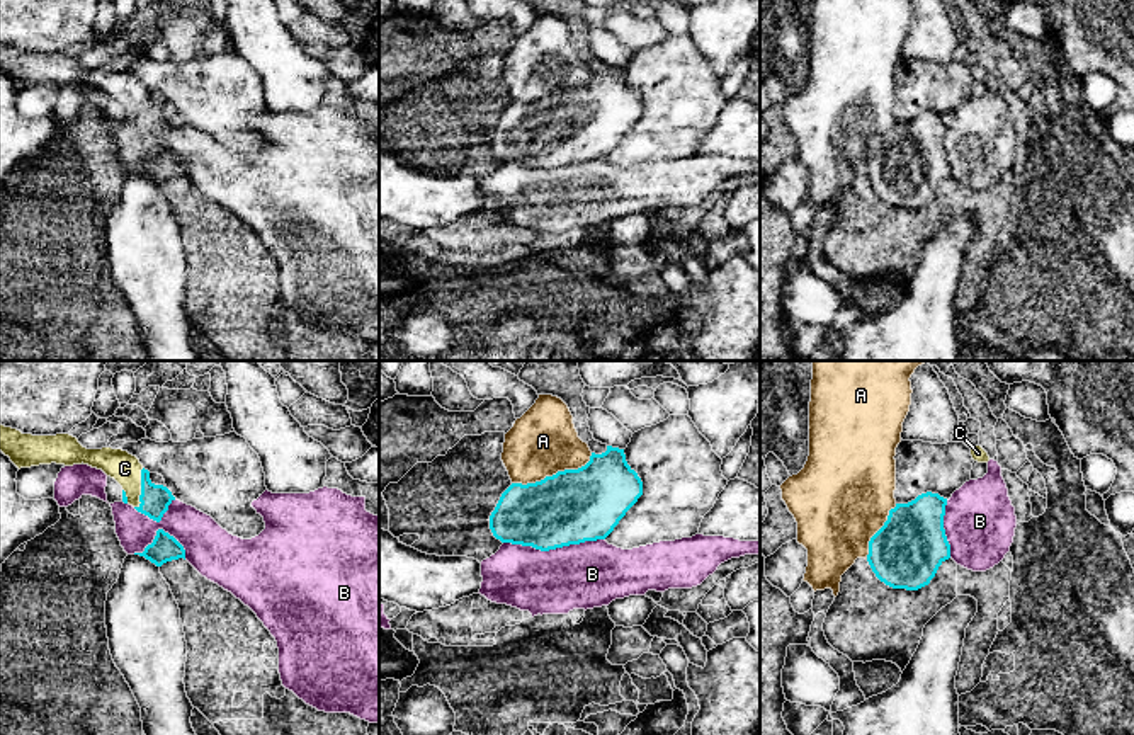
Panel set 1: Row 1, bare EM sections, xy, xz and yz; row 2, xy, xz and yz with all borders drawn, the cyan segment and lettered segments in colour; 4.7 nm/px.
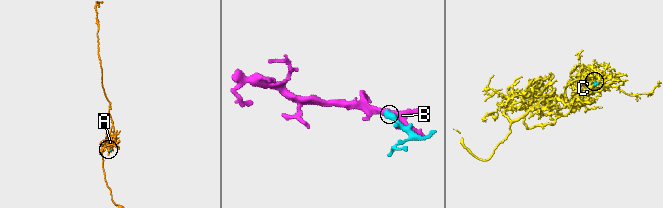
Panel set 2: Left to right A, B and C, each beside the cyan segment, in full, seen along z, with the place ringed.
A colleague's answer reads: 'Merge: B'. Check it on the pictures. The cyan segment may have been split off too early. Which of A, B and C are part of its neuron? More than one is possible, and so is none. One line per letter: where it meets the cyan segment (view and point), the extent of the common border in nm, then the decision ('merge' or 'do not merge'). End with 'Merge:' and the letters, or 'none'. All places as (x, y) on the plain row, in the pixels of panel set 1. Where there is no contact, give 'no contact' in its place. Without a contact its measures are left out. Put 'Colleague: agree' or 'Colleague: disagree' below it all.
A: xz (553, 94) | 420 nm | do not merge
B: xz (553, 167) | 480 nm | do not merge
C: xy (141, 108) | 200 nm | merge
Merge: C
Colleague: disagree

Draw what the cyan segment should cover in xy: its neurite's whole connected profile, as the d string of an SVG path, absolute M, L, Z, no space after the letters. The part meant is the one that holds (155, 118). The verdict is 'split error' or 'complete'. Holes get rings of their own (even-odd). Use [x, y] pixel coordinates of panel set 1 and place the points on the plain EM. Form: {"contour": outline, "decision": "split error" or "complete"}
{"contour": "M0 43L0 70L20 87L39 83L88 83L102 88L122 105L122 121L160 141L175 119L163 104L150 99L150 90L128 70L102 66L87 68L70 53L32 54Z", "decision": "split error"}

